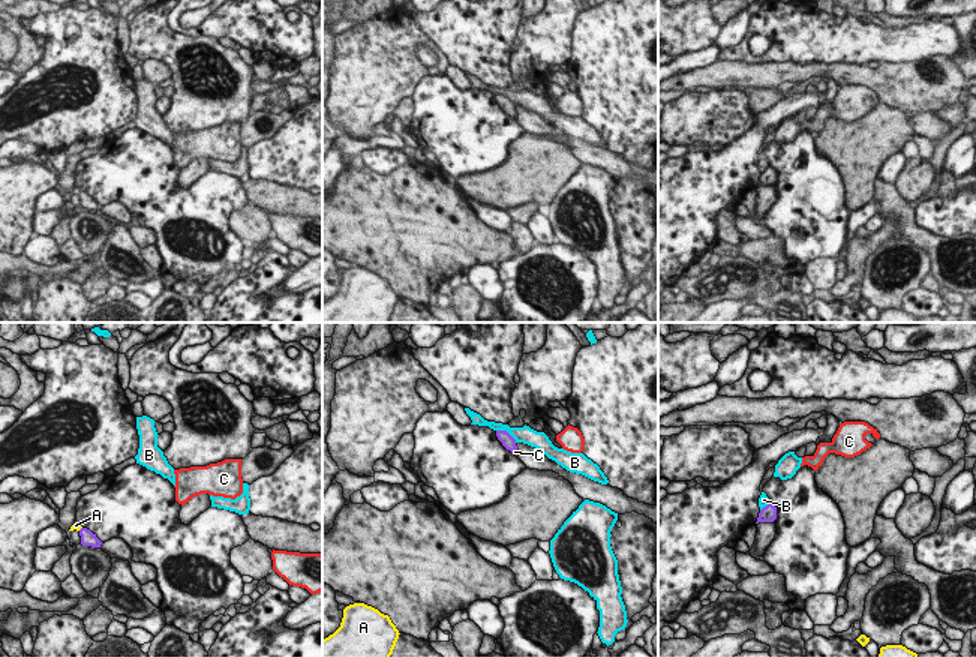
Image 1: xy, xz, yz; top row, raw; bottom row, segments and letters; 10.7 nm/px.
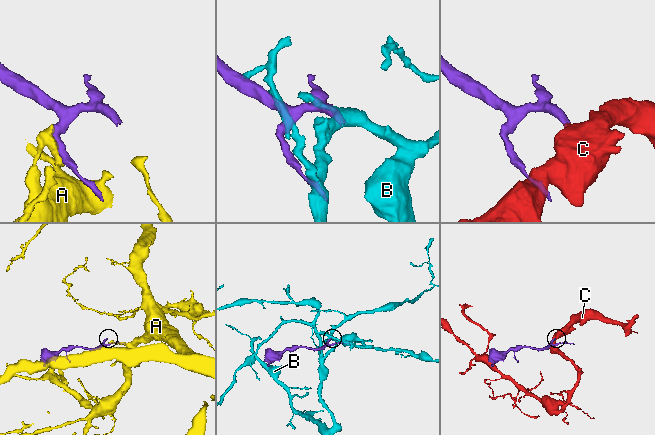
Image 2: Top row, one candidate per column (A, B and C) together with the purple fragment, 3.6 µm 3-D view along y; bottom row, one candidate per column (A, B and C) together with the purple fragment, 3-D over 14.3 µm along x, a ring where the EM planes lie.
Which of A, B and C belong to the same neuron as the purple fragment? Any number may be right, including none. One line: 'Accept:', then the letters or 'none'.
Accept: C.

